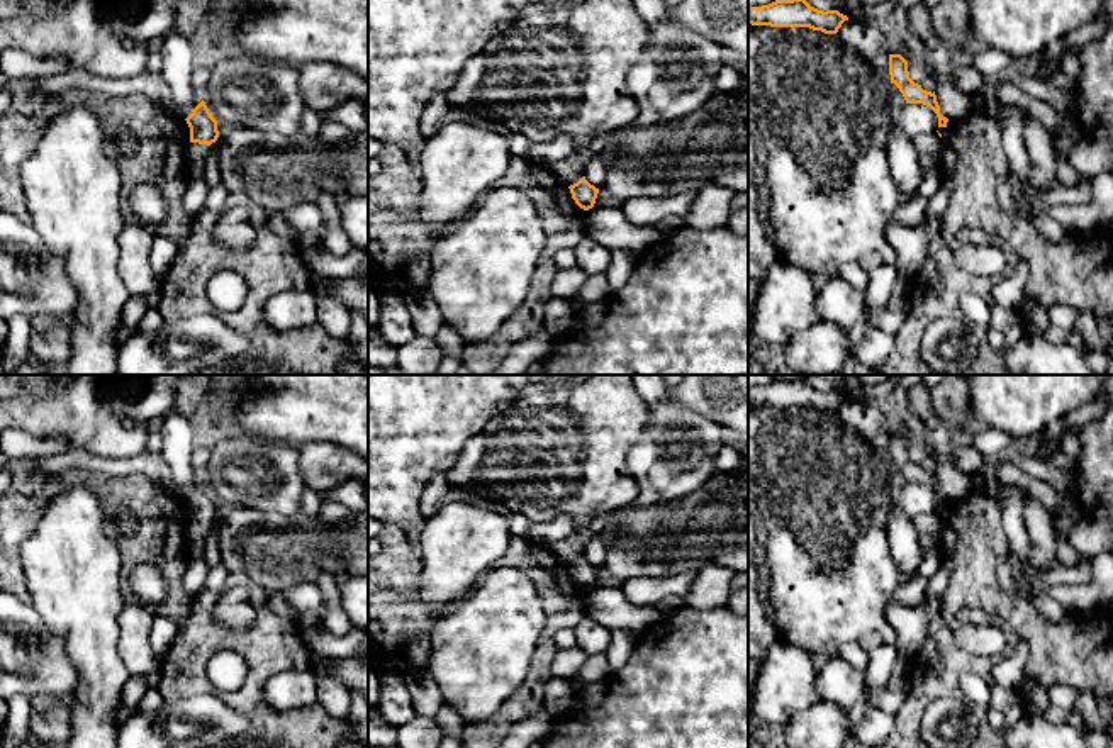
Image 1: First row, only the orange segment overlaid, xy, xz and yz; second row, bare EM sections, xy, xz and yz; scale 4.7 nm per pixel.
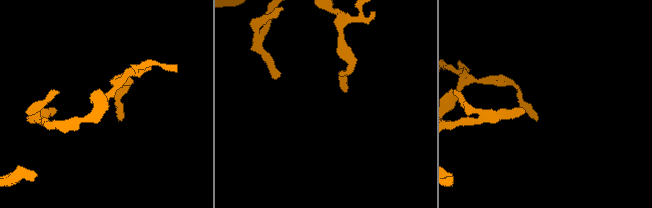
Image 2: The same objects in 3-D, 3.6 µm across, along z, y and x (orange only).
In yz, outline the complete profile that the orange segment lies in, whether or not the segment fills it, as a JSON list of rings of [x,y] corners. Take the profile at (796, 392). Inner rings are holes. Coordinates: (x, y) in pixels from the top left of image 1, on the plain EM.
[[[801,377],[775,380],[762,387],[748,385],[748,404],[752,405],[809,407],[825,414],[836,414],[845,400],[848,397],[838,390],[818,390]]]

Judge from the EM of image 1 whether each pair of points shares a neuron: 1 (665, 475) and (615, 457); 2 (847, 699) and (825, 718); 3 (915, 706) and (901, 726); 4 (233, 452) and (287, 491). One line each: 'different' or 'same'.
1: different
2: different
3: same
4: same

